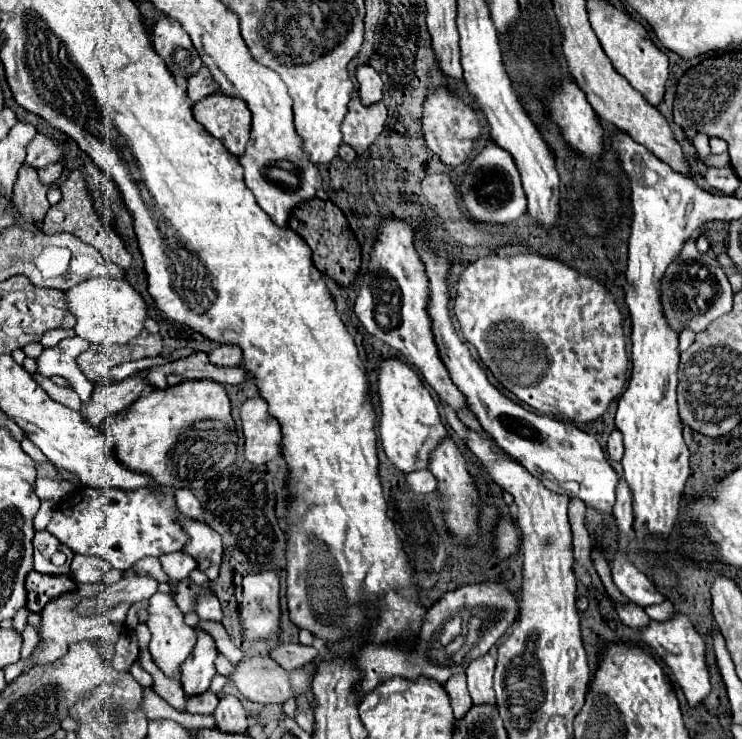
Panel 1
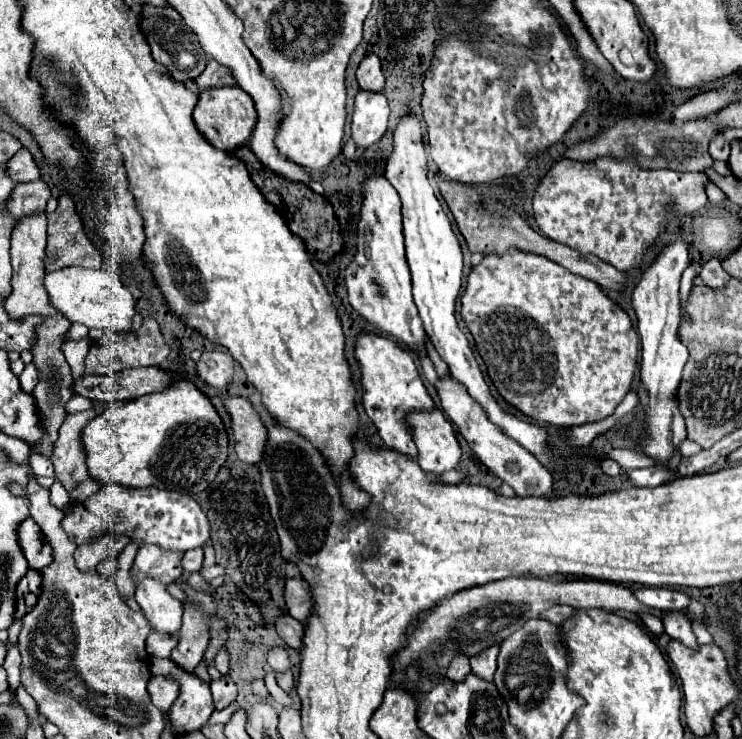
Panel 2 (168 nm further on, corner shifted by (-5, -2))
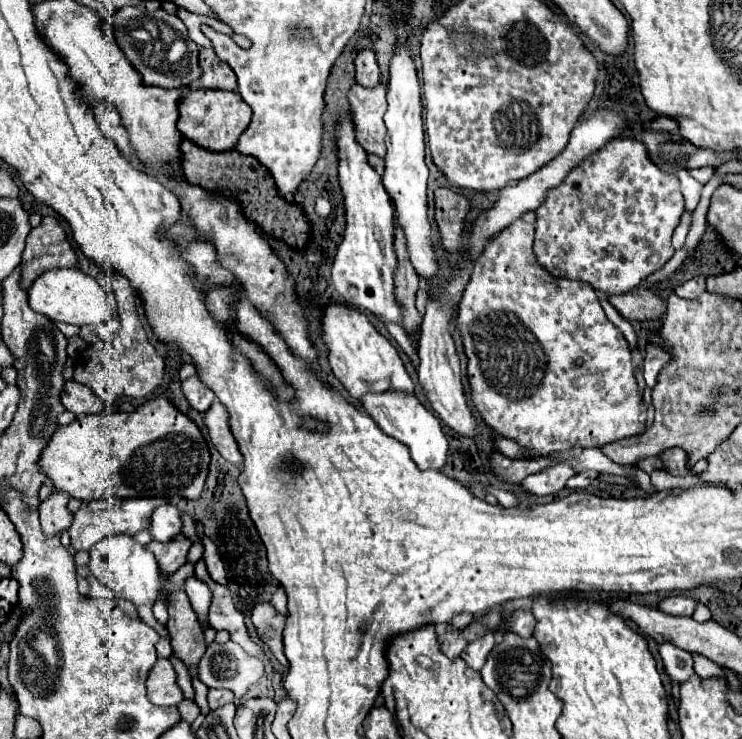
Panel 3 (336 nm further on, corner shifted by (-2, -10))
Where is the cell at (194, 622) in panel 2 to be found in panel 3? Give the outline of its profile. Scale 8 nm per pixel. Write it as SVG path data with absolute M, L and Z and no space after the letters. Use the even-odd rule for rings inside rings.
M191 698L191 700L183 700L177 708L179 708L179 712L181 712L181 718L185 718L187 722L189 722L189 720L195 720L195 718L199 716L199 712L201 712L199 706L197 706L197 702L195 702L193 698Z

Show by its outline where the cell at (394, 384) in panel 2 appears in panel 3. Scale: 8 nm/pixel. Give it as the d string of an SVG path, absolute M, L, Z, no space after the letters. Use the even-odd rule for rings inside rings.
M329 304L323 312L323 338L329 348L329 364L333 374L349 390L355 400L365 394L381 394L387 390L403 390L413 394L413 380L395 346L381 336L371 324L369 316L343 304Z

